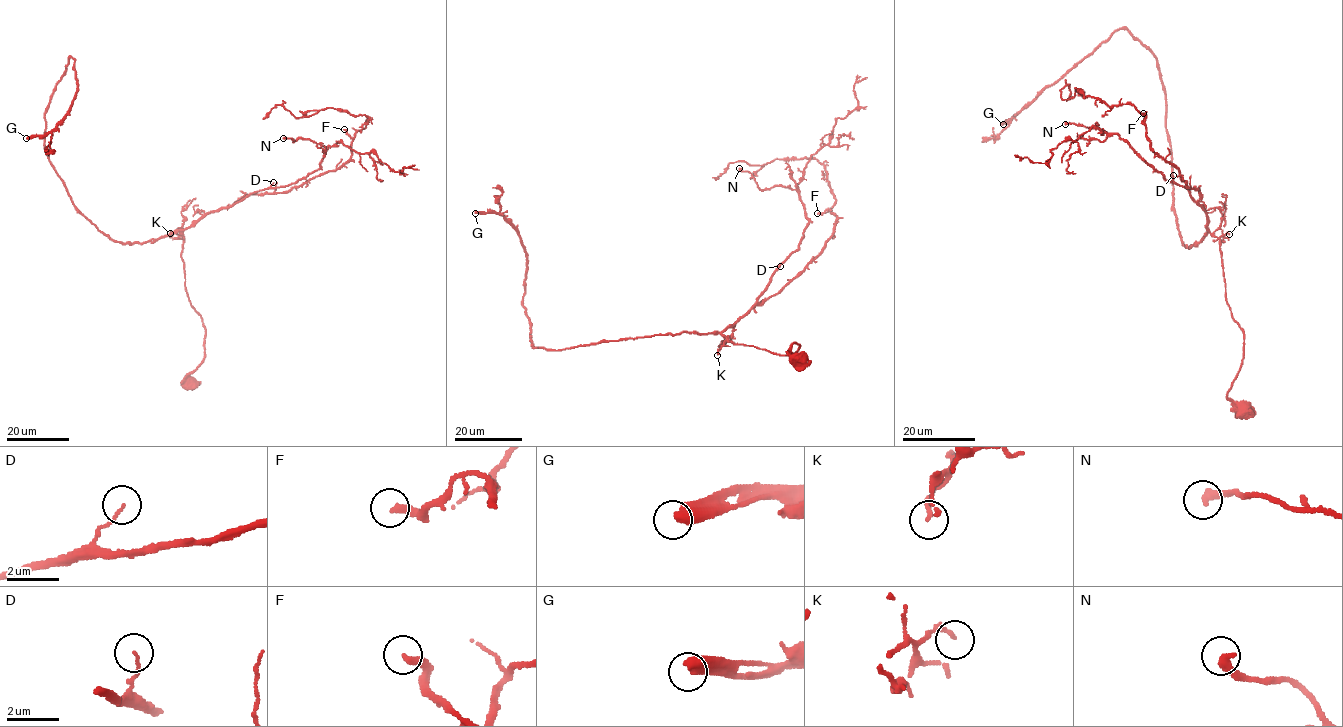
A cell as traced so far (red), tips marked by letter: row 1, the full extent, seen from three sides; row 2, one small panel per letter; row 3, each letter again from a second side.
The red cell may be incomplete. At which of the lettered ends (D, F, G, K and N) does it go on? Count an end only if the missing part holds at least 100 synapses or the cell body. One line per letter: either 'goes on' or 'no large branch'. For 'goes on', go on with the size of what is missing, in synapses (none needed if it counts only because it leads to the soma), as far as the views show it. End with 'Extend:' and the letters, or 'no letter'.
D: no large branch
F: no large branch
G: goes on; about 400 synapses
K: no large branch
N: no large branch
Extend: G

